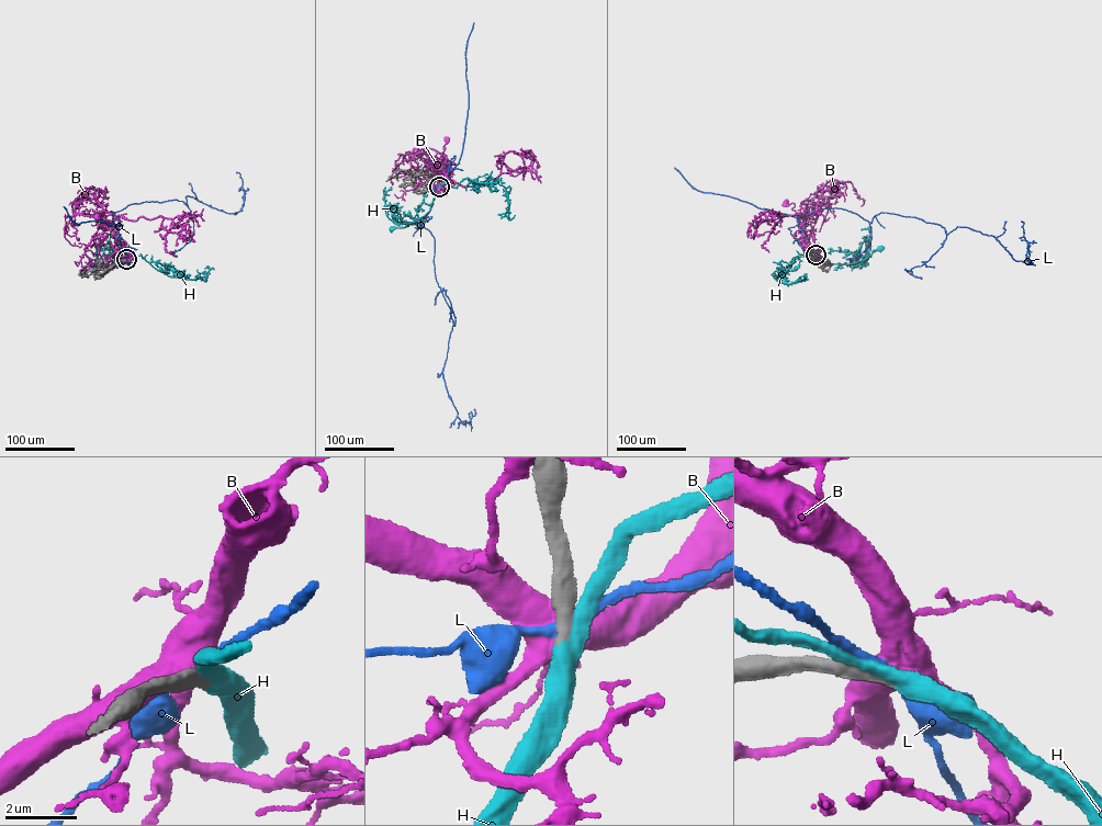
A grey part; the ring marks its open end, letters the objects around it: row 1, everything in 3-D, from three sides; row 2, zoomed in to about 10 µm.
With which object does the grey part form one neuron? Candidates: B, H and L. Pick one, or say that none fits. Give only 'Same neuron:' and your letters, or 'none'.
Same neuron: H

